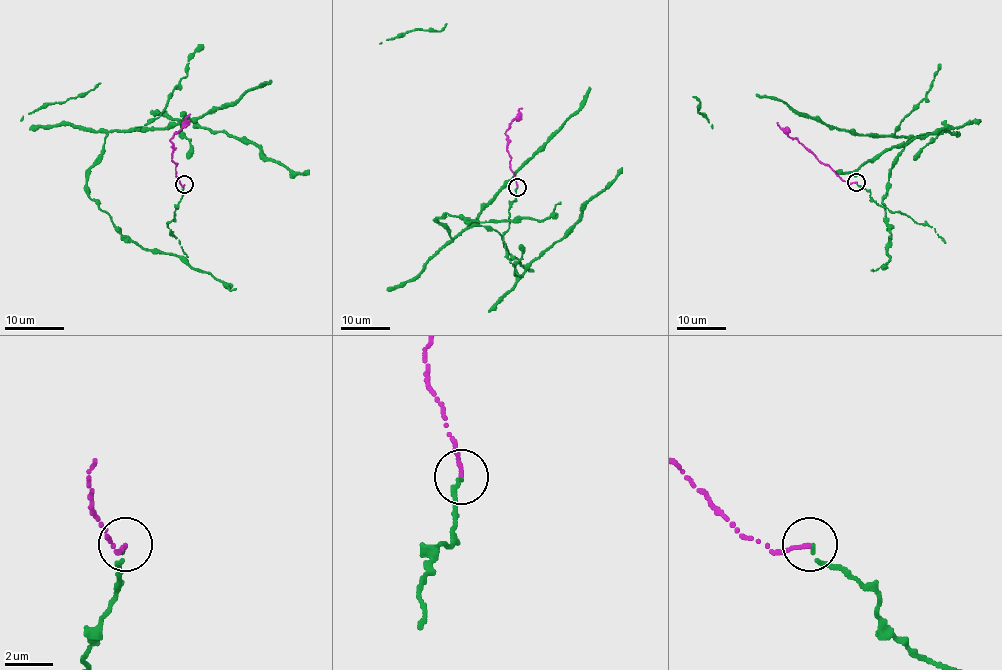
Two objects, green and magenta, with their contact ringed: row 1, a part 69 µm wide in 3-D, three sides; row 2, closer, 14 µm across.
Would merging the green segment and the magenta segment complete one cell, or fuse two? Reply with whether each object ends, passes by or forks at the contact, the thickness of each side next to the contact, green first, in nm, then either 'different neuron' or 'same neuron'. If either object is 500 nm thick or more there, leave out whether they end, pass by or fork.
green ends | magenta ends | 140/170 nm | same neuron

